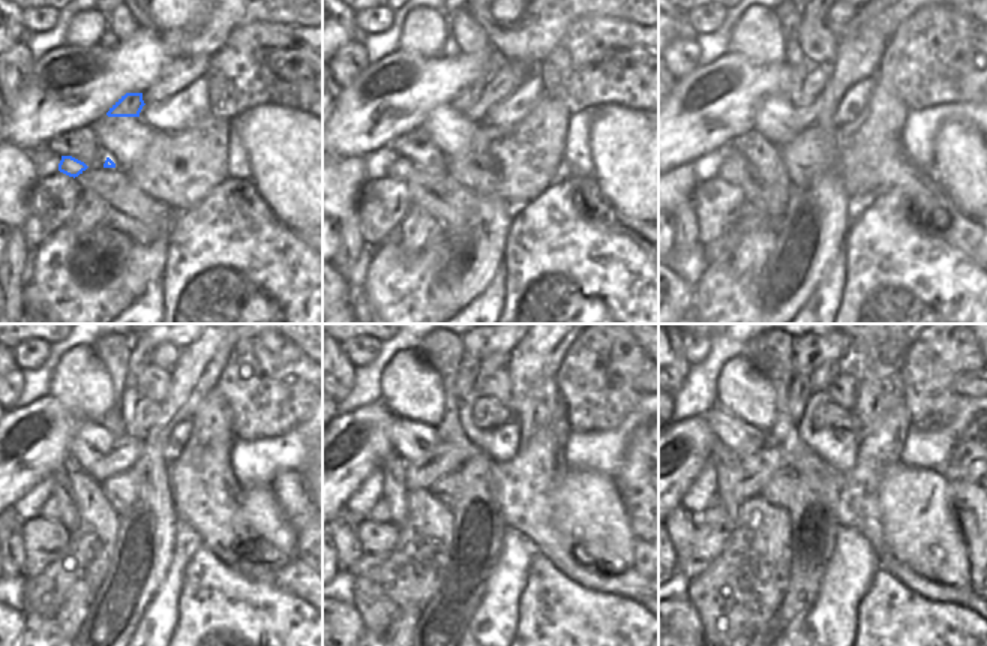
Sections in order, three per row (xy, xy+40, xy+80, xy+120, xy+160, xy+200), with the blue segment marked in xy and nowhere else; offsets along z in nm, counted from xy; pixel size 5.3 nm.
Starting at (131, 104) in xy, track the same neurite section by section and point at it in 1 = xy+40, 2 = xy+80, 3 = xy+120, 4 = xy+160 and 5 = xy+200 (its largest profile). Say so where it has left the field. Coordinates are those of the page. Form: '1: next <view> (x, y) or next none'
1: next xy+40 (468, 96)
2: next xy+80 (818, 75)
3: next xy+120 (147, 411)
4: next xy+160 (486, 412)
5: next xy+200 (827, 414)

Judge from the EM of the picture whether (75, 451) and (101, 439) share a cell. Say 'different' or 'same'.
same

